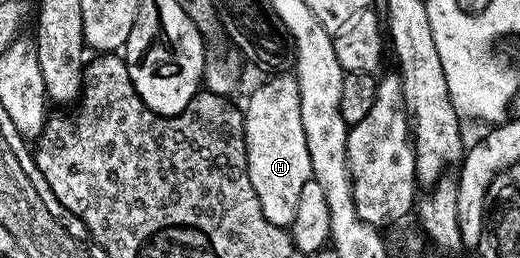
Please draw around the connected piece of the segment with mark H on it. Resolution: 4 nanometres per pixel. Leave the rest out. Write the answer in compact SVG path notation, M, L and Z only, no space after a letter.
M273 74L266 84L261 84L249 96L249 105L244 105L245 145L247 146L247 162L251 186L255 186L255 194L259 194L259 206L263 206L263 218L284 229L288 229L295 218L295 210L299 206L299 194L303 186L311 179L311 154L307 154L307 134L303 134L303 114L301 113L301 95L296 75Z

